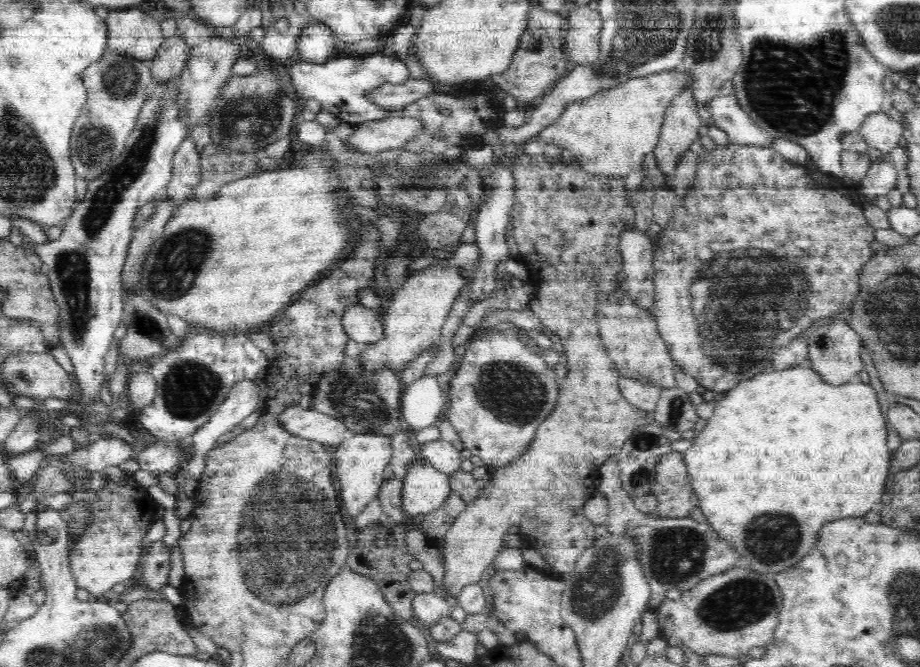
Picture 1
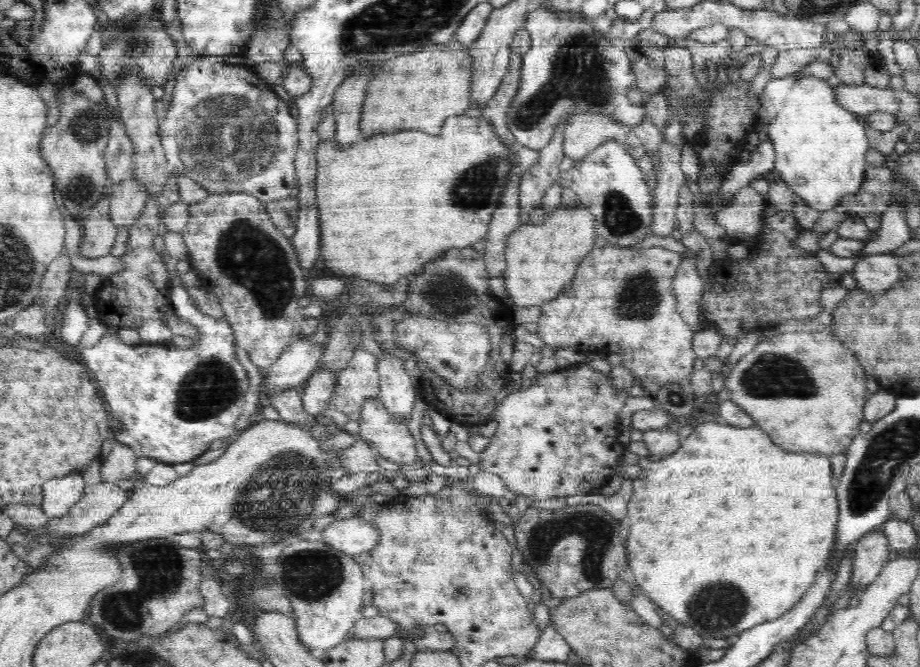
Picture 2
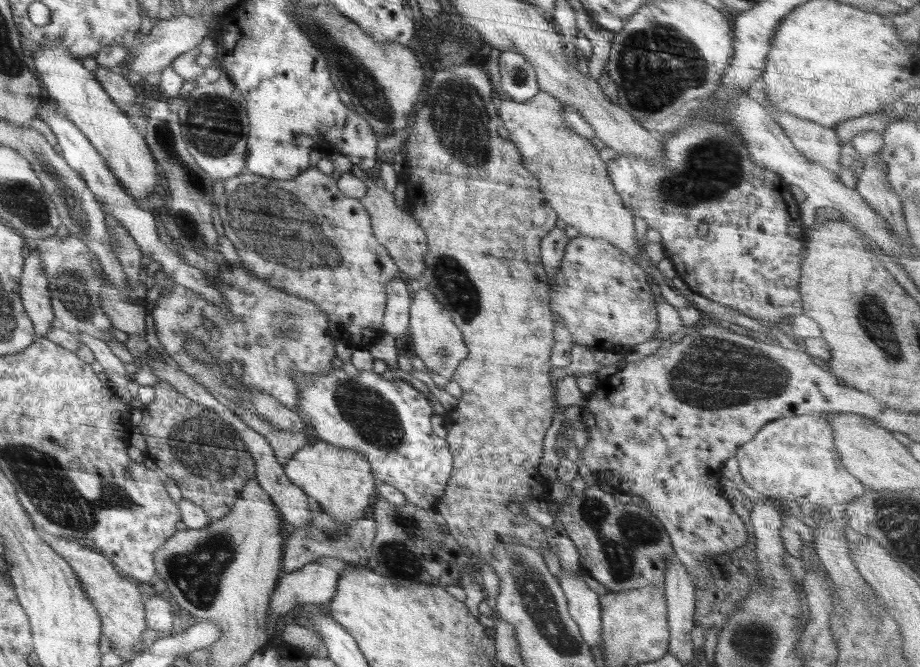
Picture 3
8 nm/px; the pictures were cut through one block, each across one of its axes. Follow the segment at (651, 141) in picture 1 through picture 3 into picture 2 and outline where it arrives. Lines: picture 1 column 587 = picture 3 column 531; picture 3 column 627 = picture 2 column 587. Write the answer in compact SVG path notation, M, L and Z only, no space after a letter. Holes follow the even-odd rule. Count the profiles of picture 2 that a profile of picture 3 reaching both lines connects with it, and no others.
M578 204L571 209L561 206L555 212L546 214L541 225L528 222L518 227L509 237L505 248L506 270L502 274L508 295L515 306L534 306L547 303L566 290L575 277L578 266L595 247L596 219L590 213L590 208Z

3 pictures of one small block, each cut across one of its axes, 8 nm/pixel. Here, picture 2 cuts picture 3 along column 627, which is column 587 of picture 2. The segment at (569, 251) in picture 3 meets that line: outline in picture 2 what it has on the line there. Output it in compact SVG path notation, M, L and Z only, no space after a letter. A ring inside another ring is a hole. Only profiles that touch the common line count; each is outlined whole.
M615 245L594 247L578 266L575 277L566 290L562 290L551 301L541 304L537 322L538 337L546 344L548 352L556 348L574 349L577 346L594 346L596 350L602 350L602 354L617 360L637 376L648 395L670 382L675 382L690 392L691 374L697 358L696 351L692 349L696 332L690 329L676 307L672 279L680 264L681 254L659 246L640 250Z

